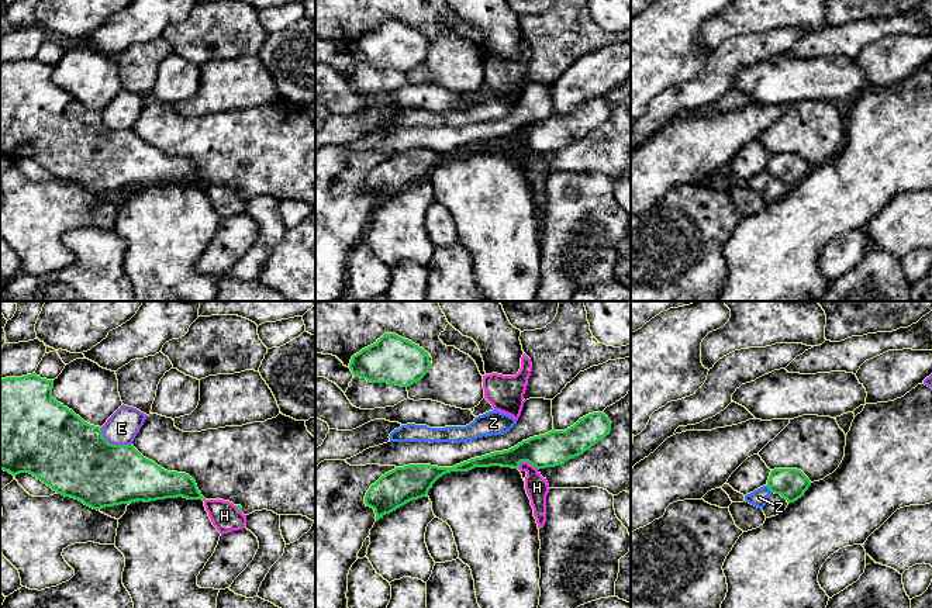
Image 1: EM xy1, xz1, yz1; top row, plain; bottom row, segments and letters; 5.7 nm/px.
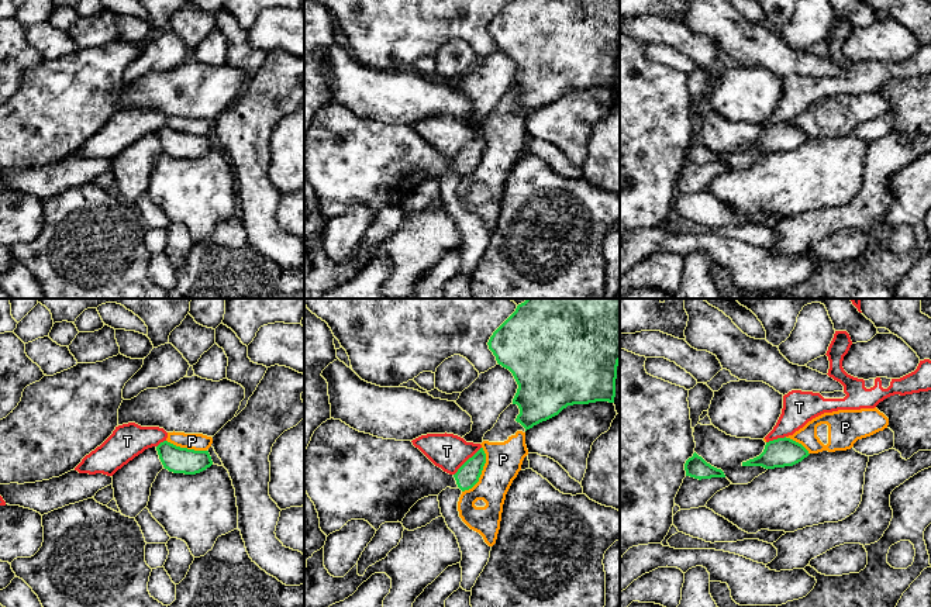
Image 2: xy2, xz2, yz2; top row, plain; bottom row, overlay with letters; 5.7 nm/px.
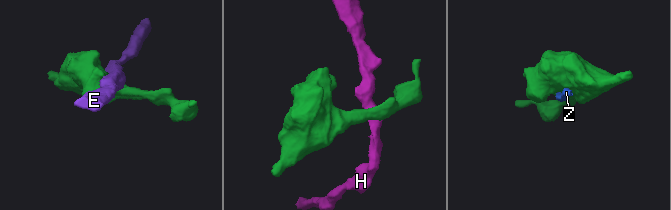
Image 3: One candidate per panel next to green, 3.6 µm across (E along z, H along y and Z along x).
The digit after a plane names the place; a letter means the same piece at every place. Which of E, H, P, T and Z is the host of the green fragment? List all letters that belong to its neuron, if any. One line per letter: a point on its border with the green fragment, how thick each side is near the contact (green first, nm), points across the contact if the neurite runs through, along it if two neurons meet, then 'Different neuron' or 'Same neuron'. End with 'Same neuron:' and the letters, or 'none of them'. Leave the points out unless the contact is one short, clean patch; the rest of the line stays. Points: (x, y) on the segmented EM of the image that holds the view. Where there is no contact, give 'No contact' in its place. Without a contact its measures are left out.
E: Touches green at xy1 (111, 444). Thickness 420 nm (green) against 190 nm. Different neuron
H: Touches green at xz1 (528, 462). Thickness 200 nm (green) against 130 nm. Boundary: xz1 (518, 463), (528, 462), (538, 469). Different neuron
P: Touches green at xz2 (480, 472). Thickness 130 nm (green) against 200 nm. Boundary: xz2 (482, 447), (485, 454), (482, 473), (471, 487), (462, 492). Different neuron
T: Touches green at xz2 (466, 461). Thickness 130 nm (green) against 200 nm. Boundary: xz2 (480, 447), (454, 475). Different neuron
Z: Touches green at yz1 (769, 487). Thickness 180 nm (green) against 90 nm. Different neuron
Same neuron: none of them

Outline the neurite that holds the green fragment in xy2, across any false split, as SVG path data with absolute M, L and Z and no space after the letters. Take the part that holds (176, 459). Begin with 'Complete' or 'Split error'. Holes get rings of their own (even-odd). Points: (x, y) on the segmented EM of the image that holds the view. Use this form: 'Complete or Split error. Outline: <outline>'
Complete. Outline: M168 441L156 446L165 469L173 473L196 475L213 465L208 451L194 451L176 446Z

